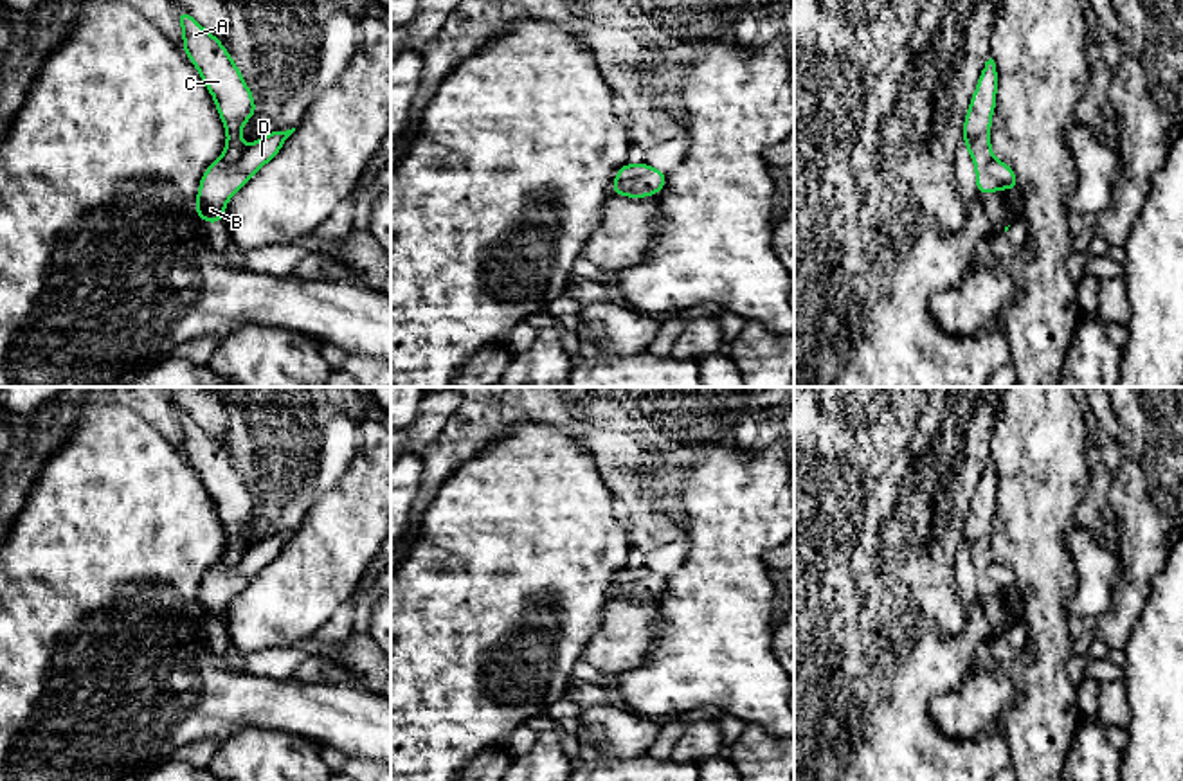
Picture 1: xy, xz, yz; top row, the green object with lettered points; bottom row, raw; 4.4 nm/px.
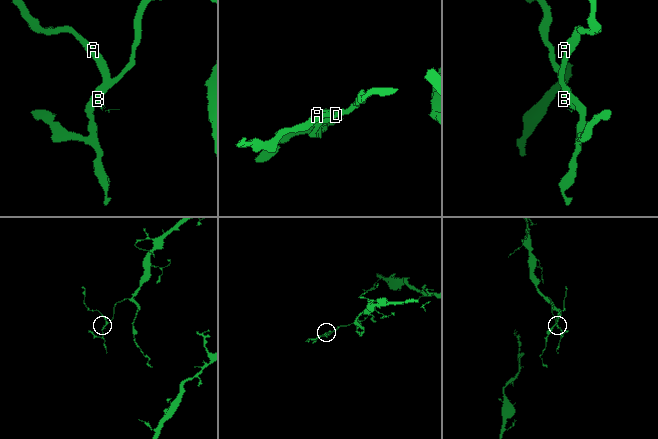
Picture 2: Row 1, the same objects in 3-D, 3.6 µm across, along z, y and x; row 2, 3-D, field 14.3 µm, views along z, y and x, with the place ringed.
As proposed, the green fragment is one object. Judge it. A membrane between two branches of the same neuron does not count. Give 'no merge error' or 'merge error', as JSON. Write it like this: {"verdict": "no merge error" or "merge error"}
{"verdict": "merge error"}

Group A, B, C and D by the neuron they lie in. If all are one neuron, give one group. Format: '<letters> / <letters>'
A B C / D

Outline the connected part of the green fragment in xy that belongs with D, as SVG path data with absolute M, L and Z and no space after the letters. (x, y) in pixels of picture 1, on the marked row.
M275 128L270 135L250 144L243 153L241 160L232 164L229 169L241 171L247 176L252 176L259 167L263 167L279 153L281 146L293 131L295 128L286 131Z

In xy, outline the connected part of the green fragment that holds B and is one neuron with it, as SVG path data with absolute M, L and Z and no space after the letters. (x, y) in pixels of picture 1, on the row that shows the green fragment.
M180 11L176 22L184 29L182 49L212 94L227 130L225 151L205 169L194 207L205 223L221 223L229 198L248 182L245 173L229 167L239 162L247 151L241 142L241 126L254 117L256 101L220 40L209 34L187 11Z

